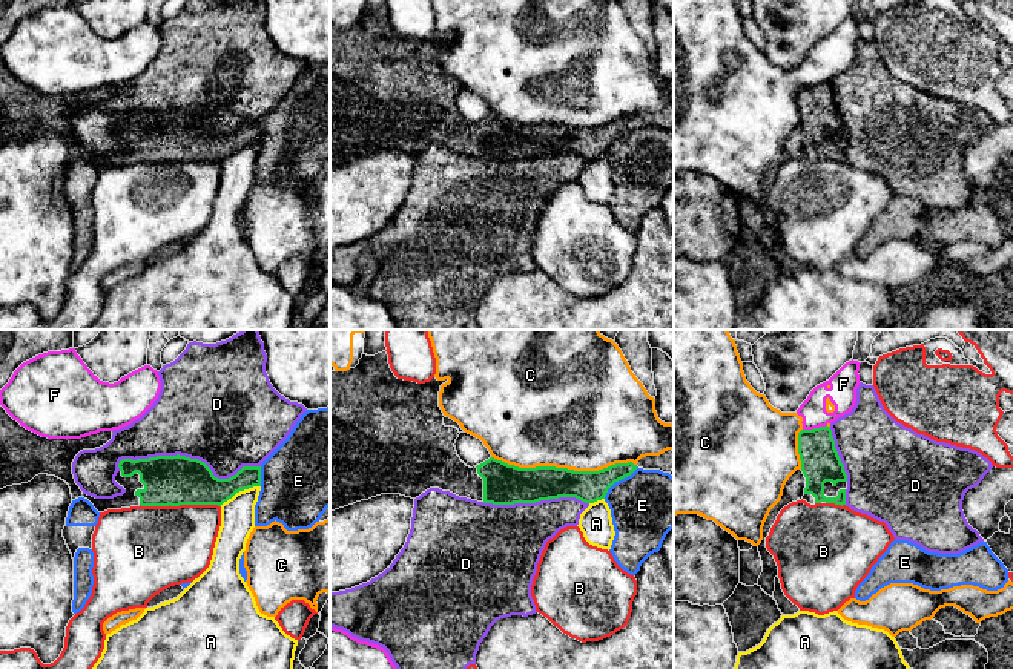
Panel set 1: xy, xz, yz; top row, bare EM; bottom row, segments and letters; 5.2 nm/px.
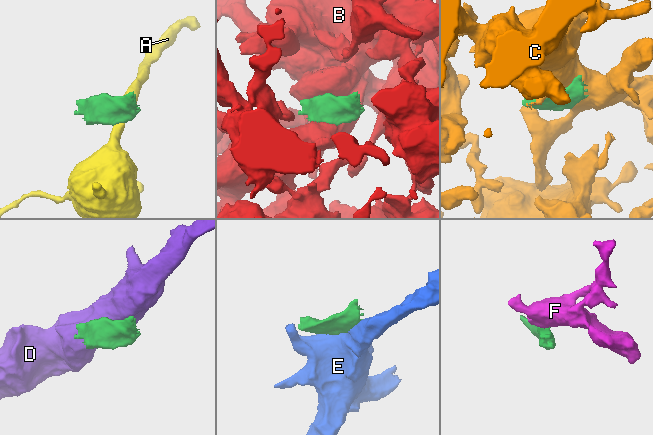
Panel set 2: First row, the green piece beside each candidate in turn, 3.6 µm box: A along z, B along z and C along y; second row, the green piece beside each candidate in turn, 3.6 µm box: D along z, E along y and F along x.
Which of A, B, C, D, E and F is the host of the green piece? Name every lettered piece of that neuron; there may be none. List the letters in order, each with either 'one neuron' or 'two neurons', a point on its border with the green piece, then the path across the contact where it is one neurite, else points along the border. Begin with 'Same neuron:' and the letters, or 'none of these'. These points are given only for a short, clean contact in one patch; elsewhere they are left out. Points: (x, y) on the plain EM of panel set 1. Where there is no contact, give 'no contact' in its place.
Same neuron: none of these
A: two neurons; contact xy (240, 146); border xy (260, 141), (240, 146), (220, 161)
B: two neurons; contact xy (180, 160); border xy (140, 160), (220, 163)
C: two neurons; contact xz (564, 125)
D: two neurons; contact xy (189, 114)
E: two neurons; contact xz (619, 135)
F: two neurons; contact yz (814, 85); border yz (826, 80), (803, 86)

